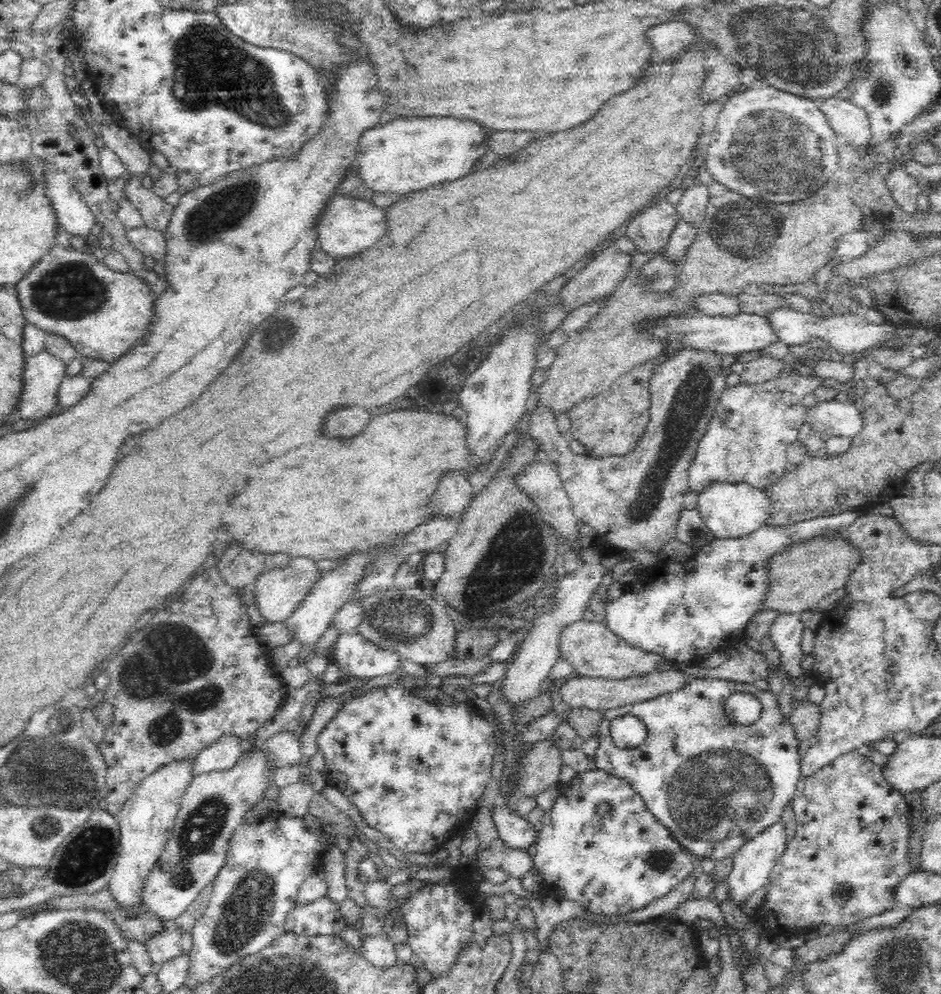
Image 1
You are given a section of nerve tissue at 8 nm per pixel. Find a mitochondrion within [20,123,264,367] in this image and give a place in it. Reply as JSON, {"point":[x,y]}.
{"point":[71,291]}

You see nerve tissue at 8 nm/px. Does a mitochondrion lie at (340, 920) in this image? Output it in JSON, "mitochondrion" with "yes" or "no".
{"mitochondrion":"no"}

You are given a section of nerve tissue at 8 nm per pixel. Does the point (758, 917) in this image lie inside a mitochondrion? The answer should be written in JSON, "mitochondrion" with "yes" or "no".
{"mitochondrion":"no"}

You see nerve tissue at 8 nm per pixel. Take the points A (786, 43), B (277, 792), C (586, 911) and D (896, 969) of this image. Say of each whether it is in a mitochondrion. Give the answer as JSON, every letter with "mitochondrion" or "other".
{"A":"mitochondrion","B":"other","C":"other","D":"mitochondrion"}

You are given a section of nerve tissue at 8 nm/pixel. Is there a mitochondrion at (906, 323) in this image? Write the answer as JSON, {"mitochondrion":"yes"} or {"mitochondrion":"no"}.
{"mitochondrion":"no"}

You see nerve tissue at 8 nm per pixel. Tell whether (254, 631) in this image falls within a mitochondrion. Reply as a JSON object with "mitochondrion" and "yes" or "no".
{"mitochondrion":"no"}

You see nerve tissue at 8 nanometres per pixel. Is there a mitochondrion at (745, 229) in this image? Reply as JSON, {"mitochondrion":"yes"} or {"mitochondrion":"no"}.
{"mitochondrion":"yes"}

